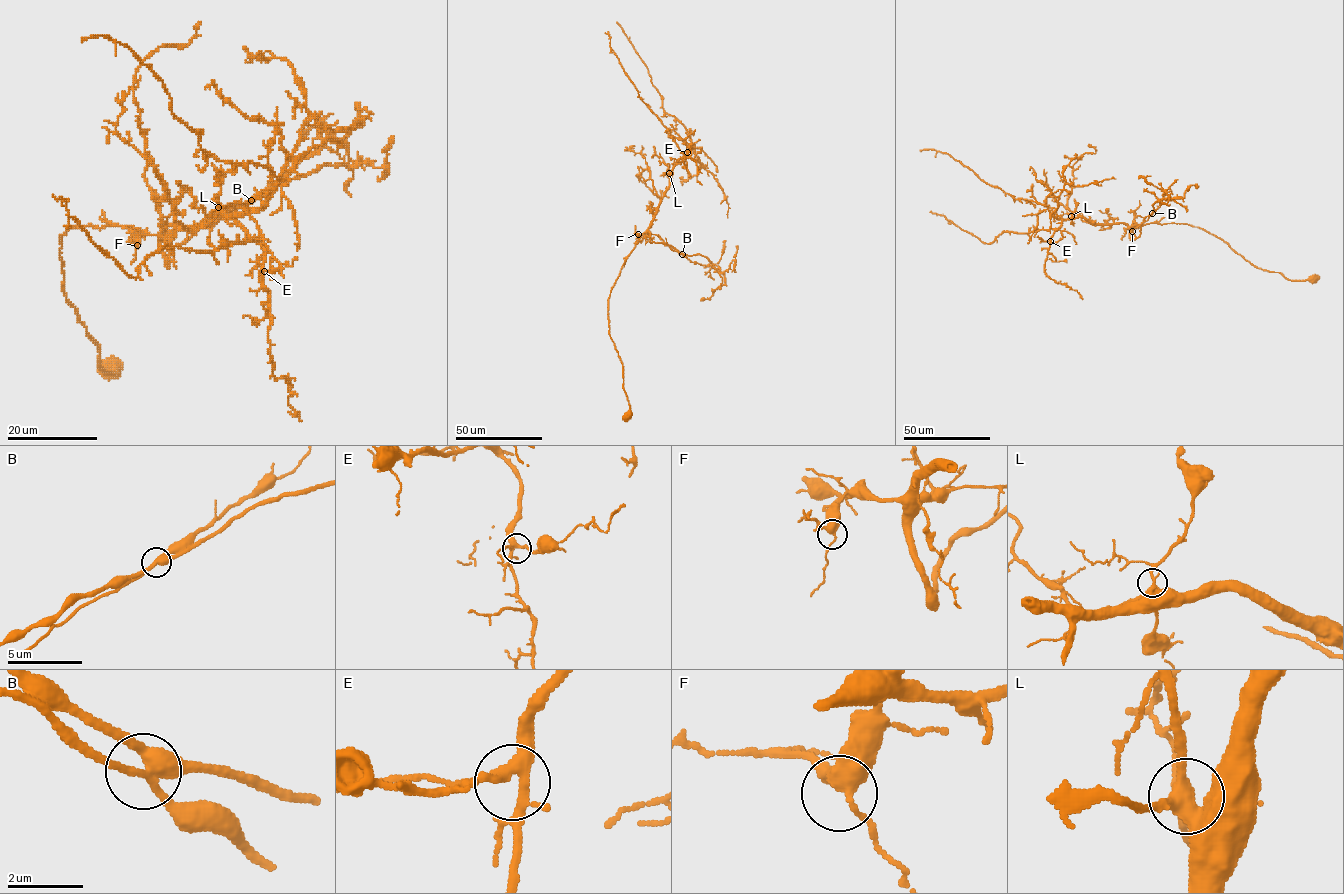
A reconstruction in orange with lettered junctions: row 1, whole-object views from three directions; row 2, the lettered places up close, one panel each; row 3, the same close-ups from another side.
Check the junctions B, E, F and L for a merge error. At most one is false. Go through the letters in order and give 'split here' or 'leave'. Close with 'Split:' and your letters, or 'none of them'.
B: leave
E: leave
F: leave
L: leave
Split: none of them

